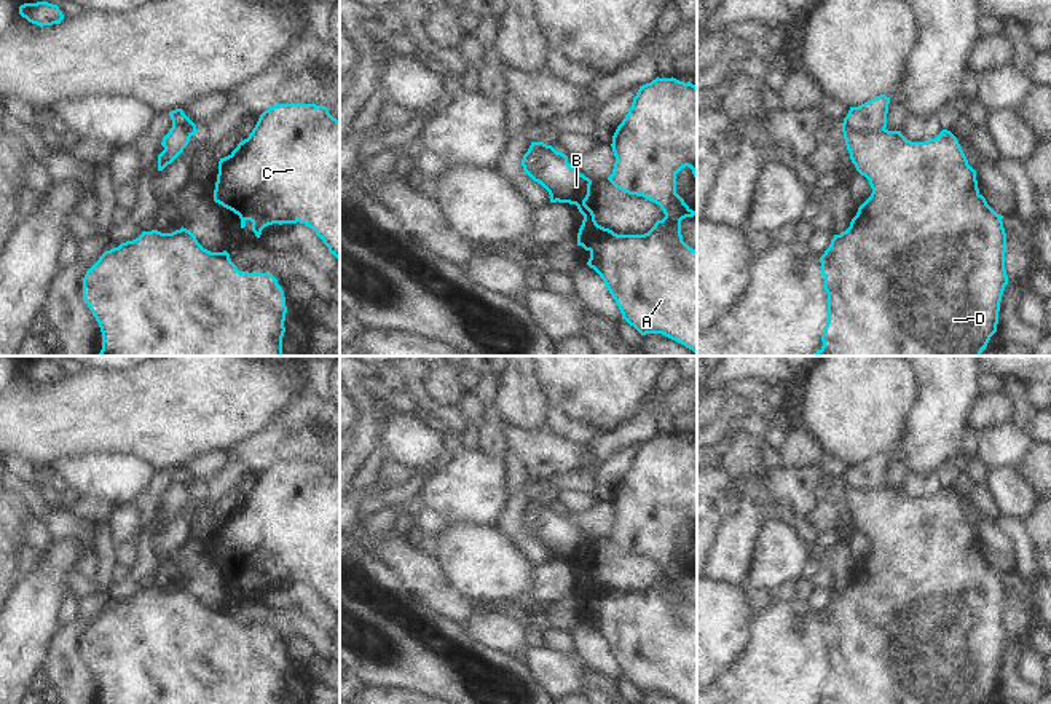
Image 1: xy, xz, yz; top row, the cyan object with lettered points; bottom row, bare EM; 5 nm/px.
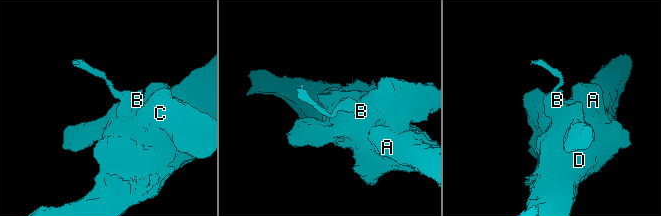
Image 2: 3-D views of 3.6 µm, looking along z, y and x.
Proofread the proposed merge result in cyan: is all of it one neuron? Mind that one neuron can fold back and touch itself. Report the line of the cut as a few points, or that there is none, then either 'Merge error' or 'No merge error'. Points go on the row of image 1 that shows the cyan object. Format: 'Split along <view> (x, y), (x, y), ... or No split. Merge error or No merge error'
Split along yz (842, 125), (858, 131), (884, 130). Merge error.

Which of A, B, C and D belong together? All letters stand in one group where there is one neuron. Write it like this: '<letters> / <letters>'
A C D / B

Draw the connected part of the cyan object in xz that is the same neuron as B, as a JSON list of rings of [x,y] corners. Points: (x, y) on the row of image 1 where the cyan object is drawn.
[[[552,145],[541,150],[534,164],[528,164],[526,153],[522,160],[523,171],[558,203],[581,204],[590,196],[592,180],[568,163],[568,156]]]

